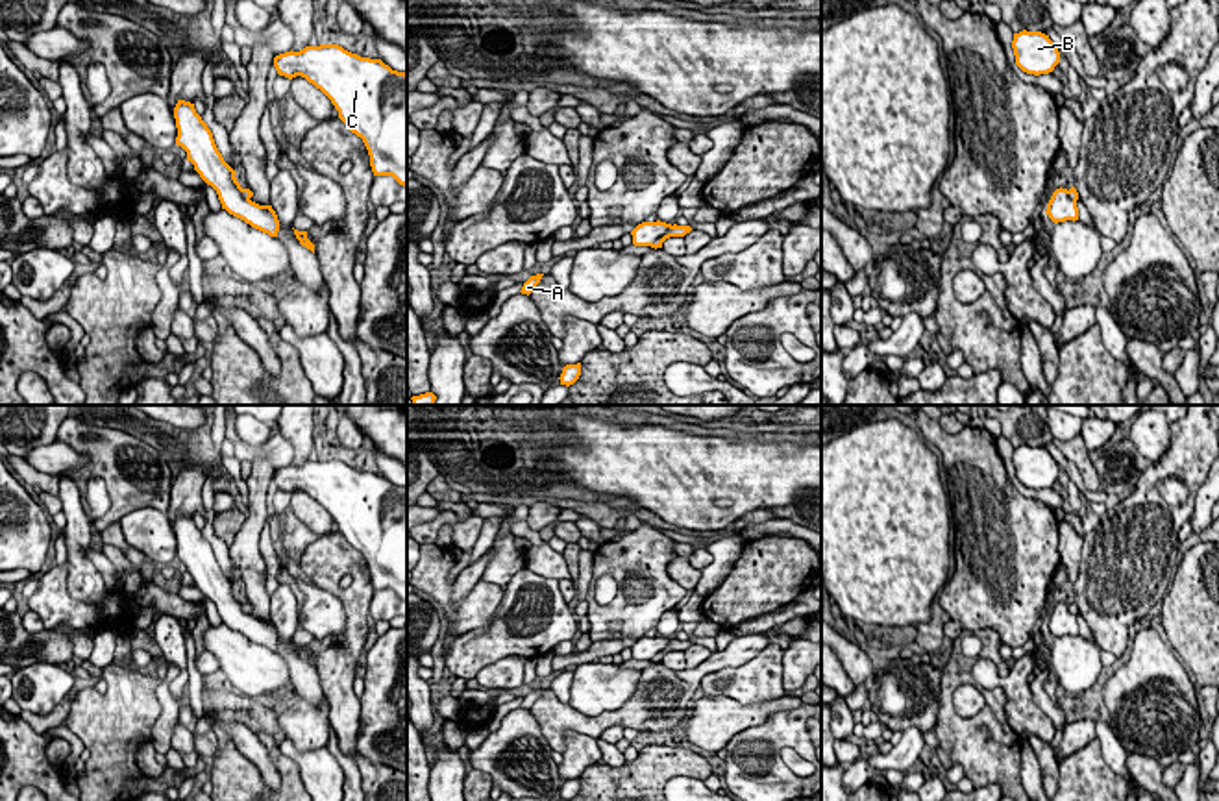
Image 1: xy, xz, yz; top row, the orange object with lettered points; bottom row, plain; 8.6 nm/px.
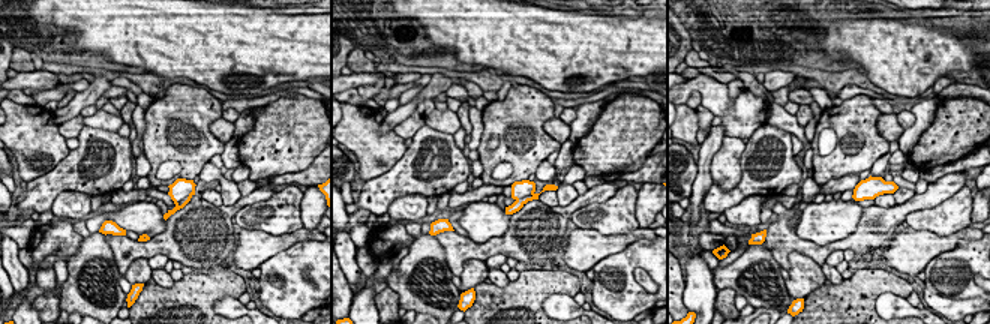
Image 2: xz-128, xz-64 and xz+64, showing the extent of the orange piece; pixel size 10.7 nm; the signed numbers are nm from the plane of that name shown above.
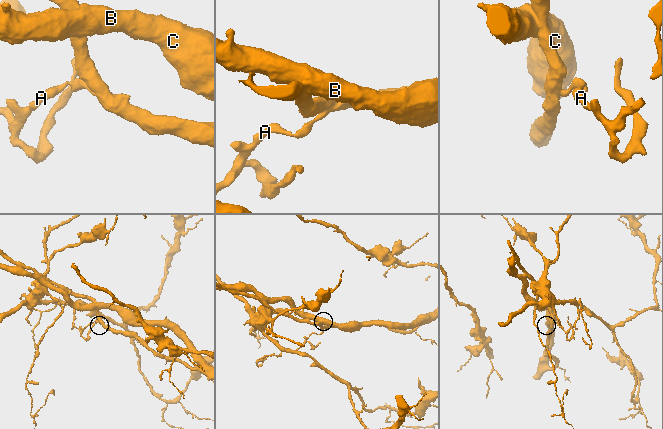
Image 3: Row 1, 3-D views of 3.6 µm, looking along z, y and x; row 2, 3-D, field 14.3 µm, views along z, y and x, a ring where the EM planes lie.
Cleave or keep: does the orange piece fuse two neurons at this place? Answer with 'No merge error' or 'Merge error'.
Merge error

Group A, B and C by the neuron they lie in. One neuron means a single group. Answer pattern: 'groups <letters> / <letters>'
groups A / B C

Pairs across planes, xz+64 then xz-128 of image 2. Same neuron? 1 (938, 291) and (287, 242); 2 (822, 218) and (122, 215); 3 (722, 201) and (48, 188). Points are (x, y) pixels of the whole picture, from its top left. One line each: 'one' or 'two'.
1: two
2: one
3: one

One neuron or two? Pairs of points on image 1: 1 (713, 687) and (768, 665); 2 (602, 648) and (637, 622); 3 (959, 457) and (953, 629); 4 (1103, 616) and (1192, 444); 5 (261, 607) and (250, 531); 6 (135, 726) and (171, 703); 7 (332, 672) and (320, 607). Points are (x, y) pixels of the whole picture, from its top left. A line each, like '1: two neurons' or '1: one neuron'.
1: one neuron
2: two neurons
3: two neurons
4: one neuron
5: one neuron
6: two neurons
7: two neurons

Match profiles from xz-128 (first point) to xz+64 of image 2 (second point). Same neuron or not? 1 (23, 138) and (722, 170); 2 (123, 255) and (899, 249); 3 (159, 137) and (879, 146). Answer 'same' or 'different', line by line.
1: same
2: different
3: same

